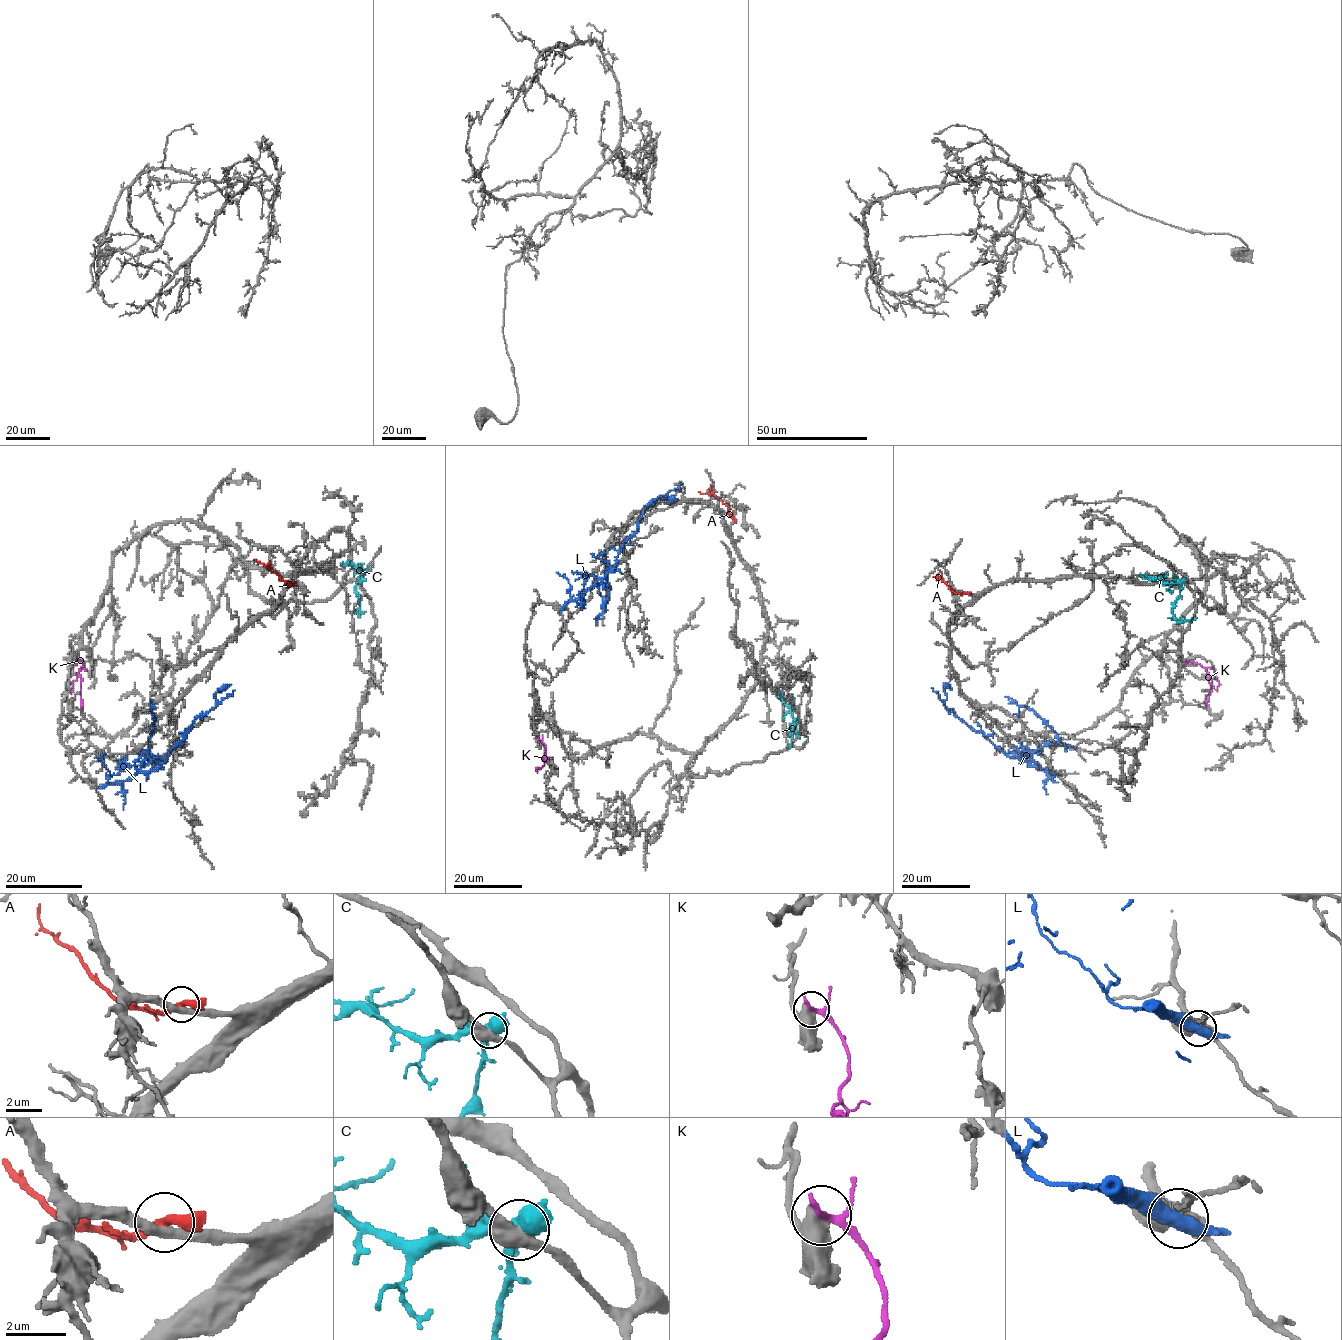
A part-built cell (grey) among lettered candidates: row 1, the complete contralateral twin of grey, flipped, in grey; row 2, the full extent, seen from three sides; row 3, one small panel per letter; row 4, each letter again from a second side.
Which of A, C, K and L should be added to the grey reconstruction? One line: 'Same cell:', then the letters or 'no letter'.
Same cell: no letter

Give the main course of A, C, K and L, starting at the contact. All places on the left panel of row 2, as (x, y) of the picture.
A: (293, 583), (287, 584), (254, 559)
C: (364, 571), (354, 589), (359, 598), (358, 615), (355, 610)
K: (74, 663), (82, 663), (79, 673), (82, 712)
L: (101, 787), (162, 767), (192, 722), (216, 706), (214, 694), (230, 684)

